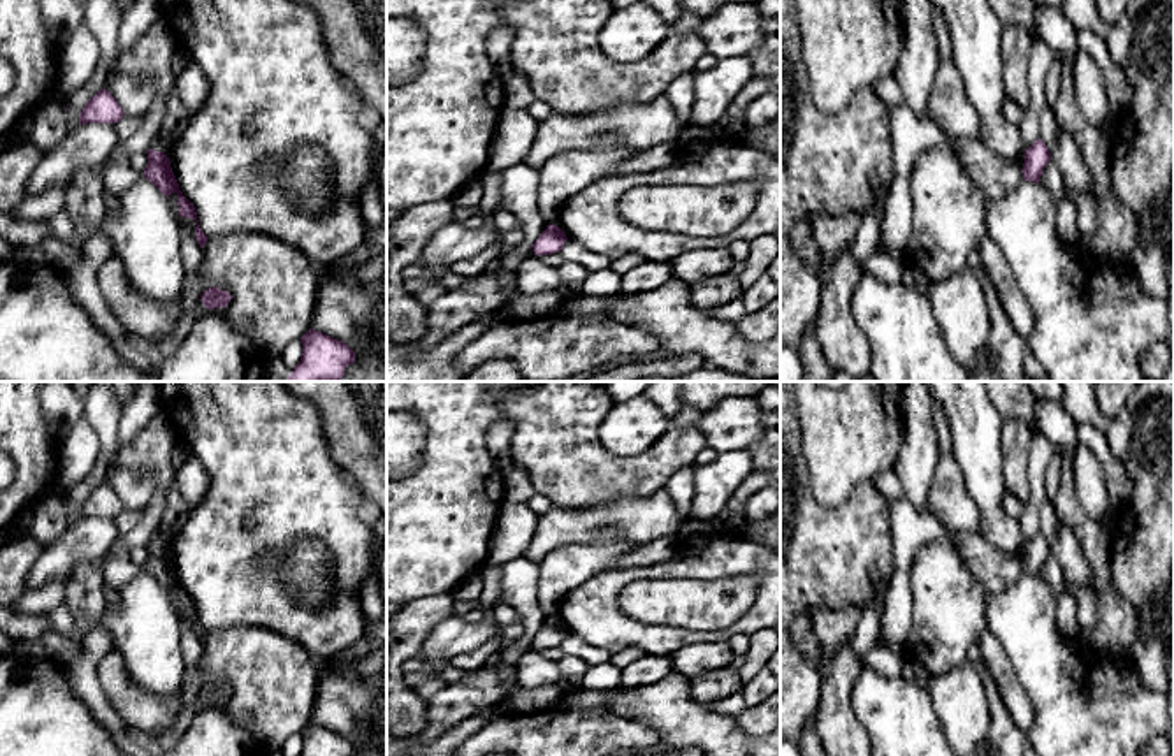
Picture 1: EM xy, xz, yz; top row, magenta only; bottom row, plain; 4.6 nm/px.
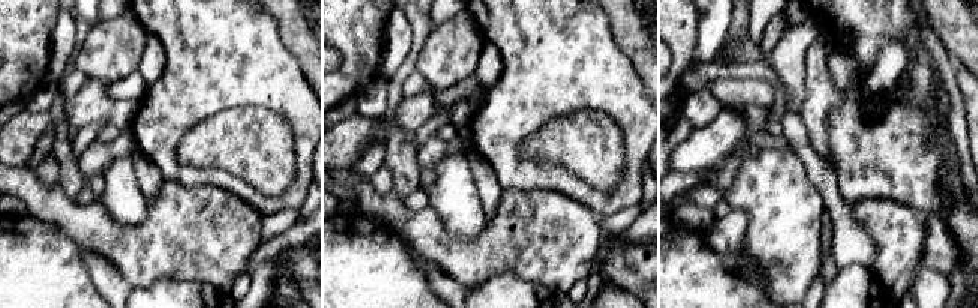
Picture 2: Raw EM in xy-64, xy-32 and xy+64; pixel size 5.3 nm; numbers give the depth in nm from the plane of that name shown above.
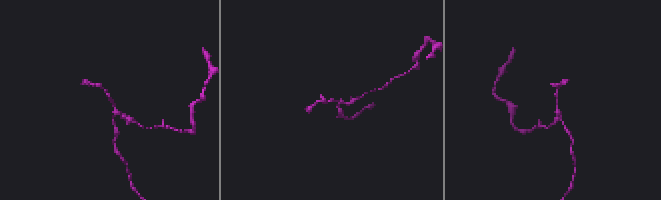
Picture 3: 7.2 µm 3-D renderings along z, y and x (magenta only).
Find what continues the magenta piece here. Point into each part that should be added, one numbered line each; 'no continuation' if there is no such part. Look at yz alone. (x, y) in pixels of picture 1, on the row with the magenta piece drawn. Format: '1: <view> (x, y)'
no continuation

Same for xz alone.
no continuation

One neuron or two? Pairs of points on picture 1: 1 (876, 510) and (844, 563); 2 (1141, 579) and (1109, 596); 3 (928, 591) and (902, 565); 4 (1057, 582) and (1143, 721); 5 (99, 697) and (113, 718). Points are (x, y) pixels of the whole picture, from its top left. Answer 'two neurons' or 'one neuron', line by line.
1: one neuron
2: two neurons
3: two neurons
4: two neurons
5: one neuron

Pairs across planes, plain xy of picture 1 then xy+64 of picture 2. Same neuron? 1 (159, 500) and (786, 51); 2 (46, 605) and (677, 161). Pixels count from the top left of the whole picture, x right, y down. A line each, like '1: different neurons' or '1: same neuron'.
1: same neuron
2: different neurons

